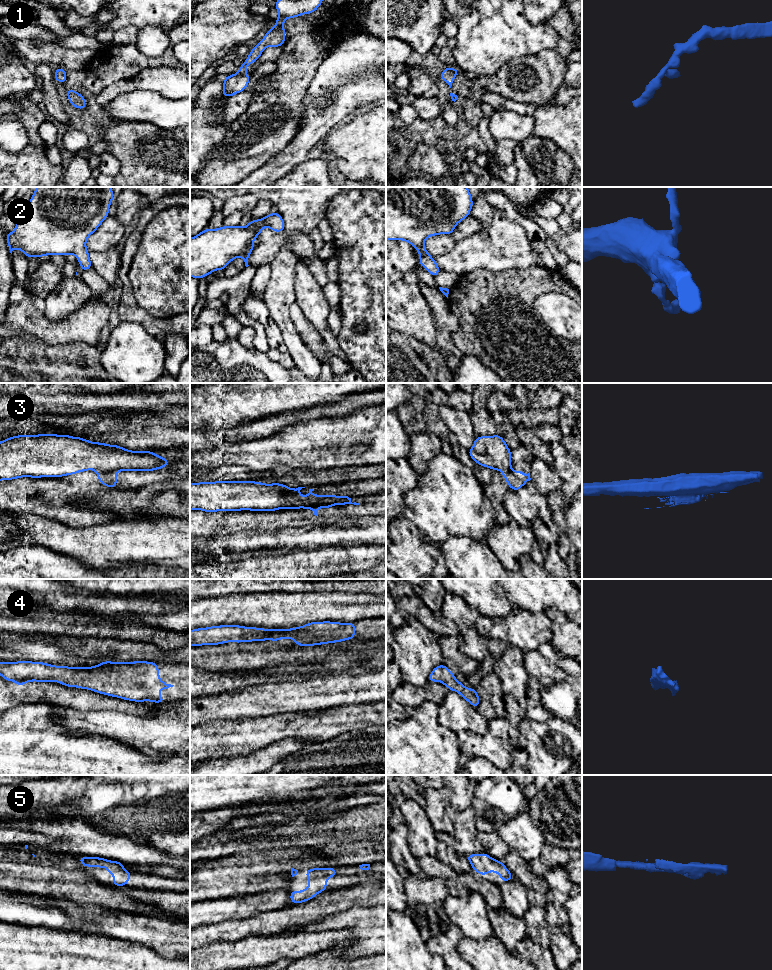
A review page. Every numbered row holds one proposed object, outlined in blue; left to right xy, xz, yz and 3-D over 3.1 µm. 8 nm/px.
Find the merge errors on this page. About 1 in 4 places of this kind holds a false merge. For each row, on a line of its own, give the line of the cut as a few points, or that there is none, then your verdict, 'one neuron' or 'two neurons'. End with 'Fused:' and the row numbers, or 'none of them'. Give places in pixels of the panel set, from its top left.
1: cut none; one neuron
2: cut none; one neuron
3: cut xy (162, 466), (155, 468), (112, 468), (96, 471); two neurons
4: cut none; one neuron
5: cut none; one neuron
Fused: 3

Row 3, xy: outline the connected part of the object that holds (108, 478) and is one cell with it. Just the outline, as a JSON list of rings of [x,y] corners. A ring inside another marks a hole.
[[[161,466],[156,469],[160,470]],[[112,469],[109,471],[100,470],[97,471],[97,478],[102,485],[107,486],[108,488],[117,487],[117,472],[118,471],[154,471],[156,469]]]

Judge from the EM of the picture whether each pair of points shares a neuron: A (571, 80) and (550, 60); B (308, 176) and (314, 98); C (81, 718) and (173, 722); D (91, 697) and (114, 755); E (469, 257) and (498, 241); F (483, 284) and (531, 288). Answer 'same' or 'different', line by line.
A: different
B: different
C: same
D: different
E: same
F: same

